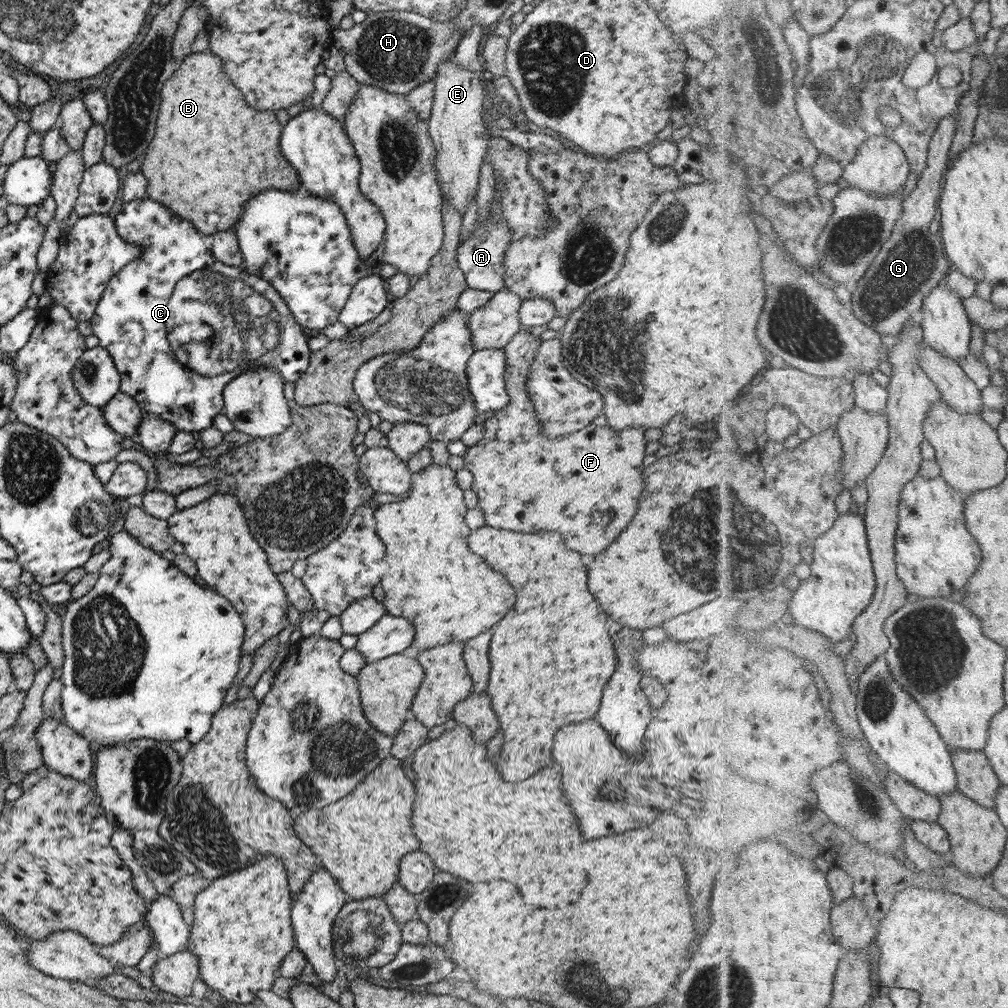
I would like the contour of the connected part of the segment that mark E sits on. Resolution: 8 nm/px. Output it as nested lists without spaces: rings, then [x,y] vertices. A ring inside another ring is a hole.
[[[452,56],[445,59],[439,64],[436,75],[433,78],[434,82],[434,97],[428,122],[428,135],[434,146],[434,156],[432,163],[436,168],[437,188],[440,189],[442,198],[445,199],[456,211],[463,216],[465,207],[475,196],[475,190],[478,188],[478,170],[488,148],[488,139],[485,138],[485,127],[481,121],[481,107],[484,104],[484,87],[487,84],[487,76],[479,76],[476,72],[460,67]]]

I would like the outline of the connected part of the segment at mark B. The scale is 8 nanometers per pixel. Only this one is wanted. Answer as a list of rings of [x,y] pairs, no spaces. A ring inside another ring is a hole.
[[[205,50],[198,53],[189,53],[180,61],[181,63],[177,70],[174,70],[173,74],[162,84],[160,105],[156,116],[155,136],[153,136],[153,140],[147,146],[147,154],[141,158],[140,174],[147,182],[145,198],[161,203],[168,210],[171,209],[175,216],[189,220],[203,238],[208,239],[214,232],[231,230],[243,210],[243,205],[251,197],[258,195],[261,191],[265,191],[265,188],[277,188],[280,191],[294,193],[300,188],[300,184],[297,180],[296,170],[285,160],[282,154],[279,154],[279,148],[277,148],[279,122],[277,122],[275,114],[273,112],[255,112],[255,108],[247,108],[247,104],[245,104],[245,100],[241,96],[241,91],[235,90],[232,80],[228,79],[221,59],[217,55],[213,55],[211,51]]]

